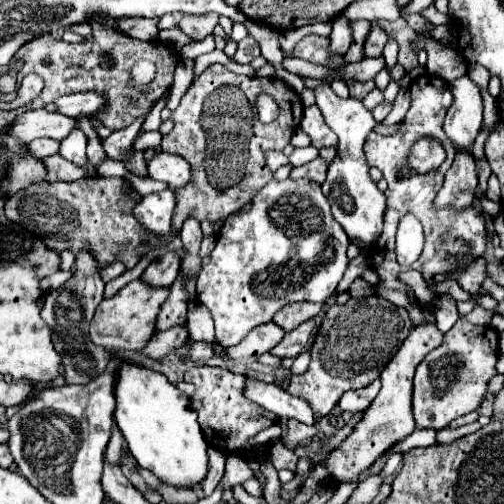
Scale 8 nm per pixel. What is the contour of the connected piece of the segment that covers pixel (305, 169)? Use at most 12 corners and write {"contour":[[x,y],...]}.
{"contour":[[318,157],[290,171],[290,179],[324,183],[328,165]]}

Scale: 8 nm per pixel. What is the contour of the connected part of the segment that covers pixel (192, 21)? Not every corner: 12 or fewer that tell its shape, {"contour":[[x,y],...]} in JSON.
{"contour":[[216,13],[204,17],[186,15],[180,21],[192,41],[212,35],[218,25]]}

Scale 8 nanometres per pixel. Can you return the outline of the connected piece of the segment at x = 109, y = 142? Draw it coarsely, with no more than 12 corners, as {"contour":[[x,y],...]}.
{"contour":[[145,117],[101,143],[109,158],[148,177],[144,153],[132,146]]}

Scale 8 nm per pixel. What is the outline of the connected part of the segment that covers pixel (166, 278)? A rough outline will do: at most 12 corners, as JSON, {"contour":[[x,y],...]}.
{"contour":[[174,251],[154,259],[140,279],[170,287],[178,277],[180,257]]}

